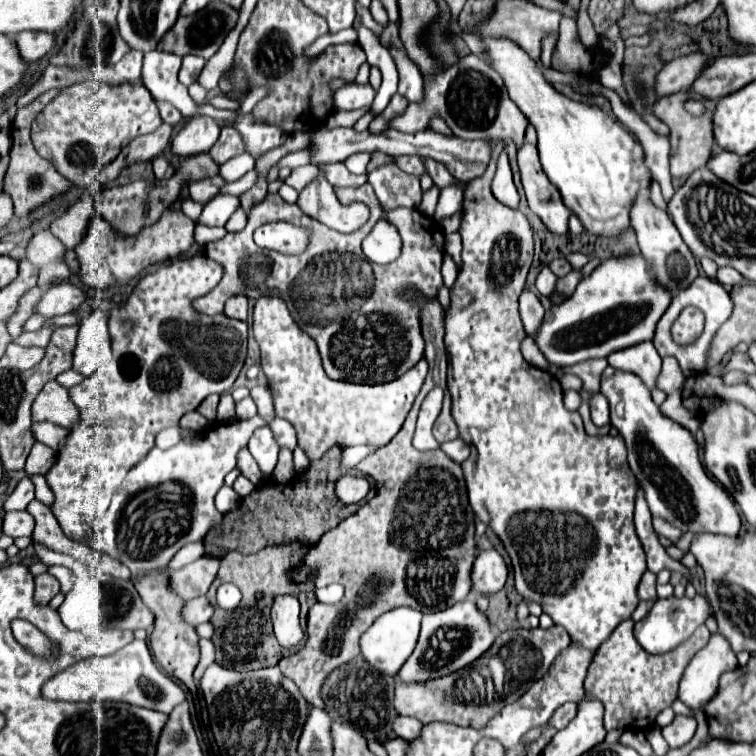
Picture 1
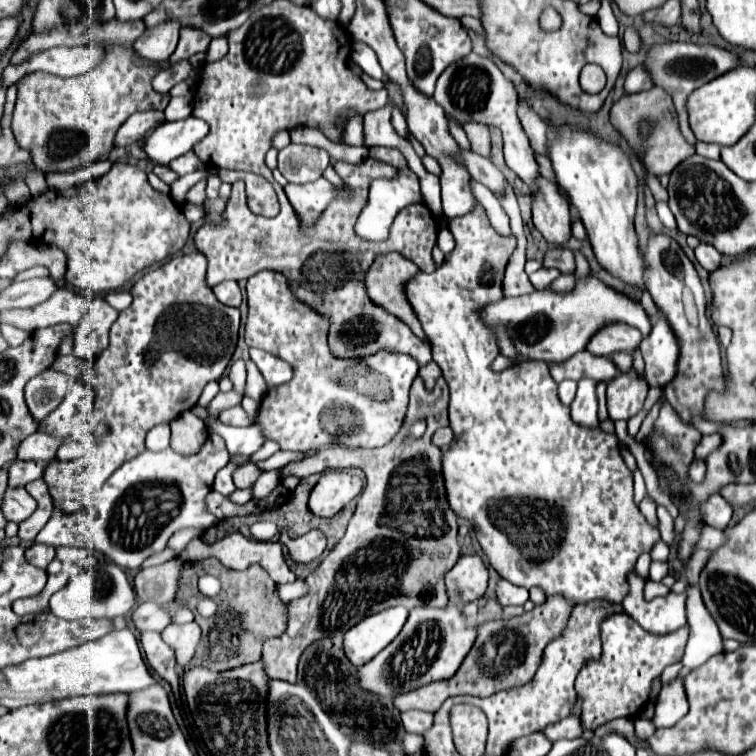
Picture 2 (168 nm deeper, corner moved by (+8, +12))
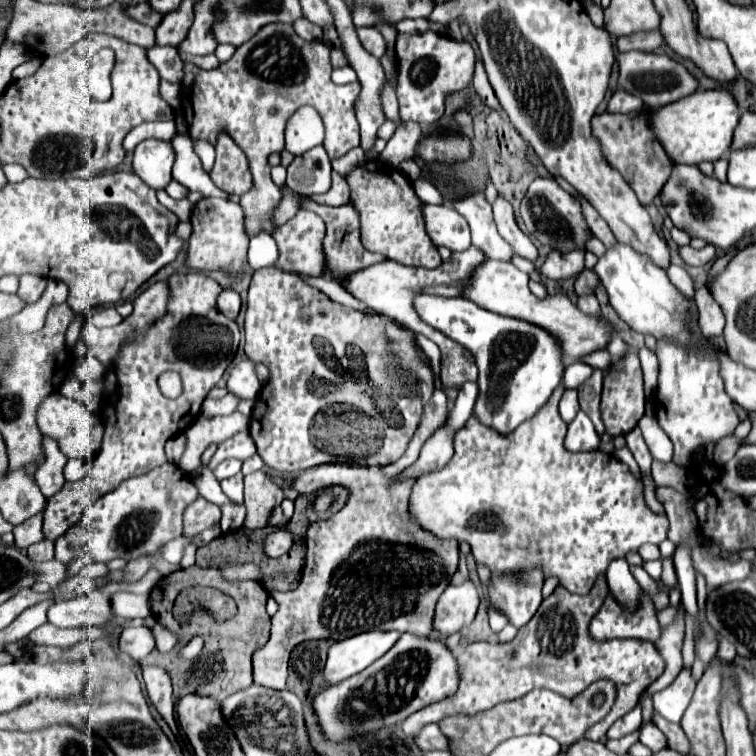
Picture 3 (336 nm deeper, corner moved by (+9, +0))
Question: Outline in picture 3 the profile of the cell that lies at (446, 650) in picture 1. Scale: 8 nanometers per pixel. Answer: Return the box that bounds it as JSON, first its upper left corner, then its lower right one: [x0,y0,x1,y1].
[314,632,458,742]

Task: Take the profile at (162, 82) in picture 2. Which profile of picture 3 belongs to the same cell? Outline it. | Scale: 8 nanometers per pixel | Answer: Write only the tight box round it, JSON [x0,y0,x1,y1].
[148,46,184,84]

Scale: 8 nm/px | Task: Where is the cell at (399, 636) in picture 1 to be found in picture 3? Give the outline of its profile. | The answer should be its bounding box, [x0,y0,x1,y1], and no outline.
[324,630,400,684]

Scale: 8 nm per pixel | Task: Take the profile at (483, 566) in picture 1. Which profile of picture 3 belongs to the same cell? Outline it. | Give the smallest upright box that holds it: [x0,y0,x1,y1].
[430,580,480,640]

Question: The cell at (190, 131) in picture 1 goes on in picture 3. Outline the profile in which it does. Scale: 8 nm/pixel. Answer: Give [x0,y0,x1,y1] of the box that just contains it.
[134,140,174,190]

